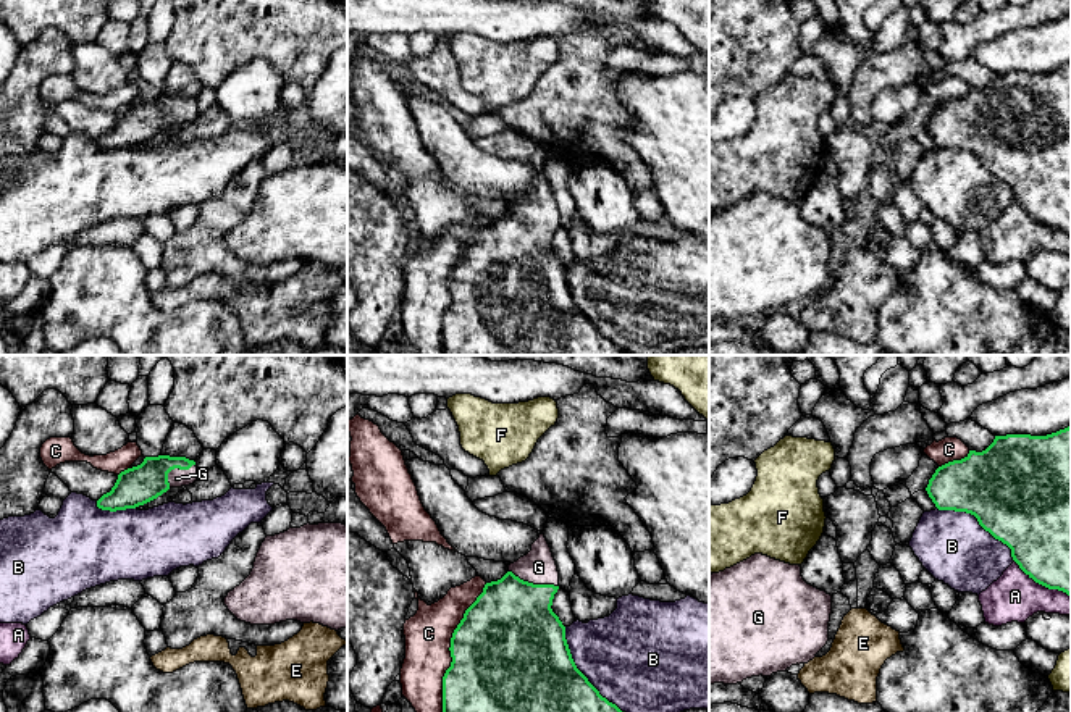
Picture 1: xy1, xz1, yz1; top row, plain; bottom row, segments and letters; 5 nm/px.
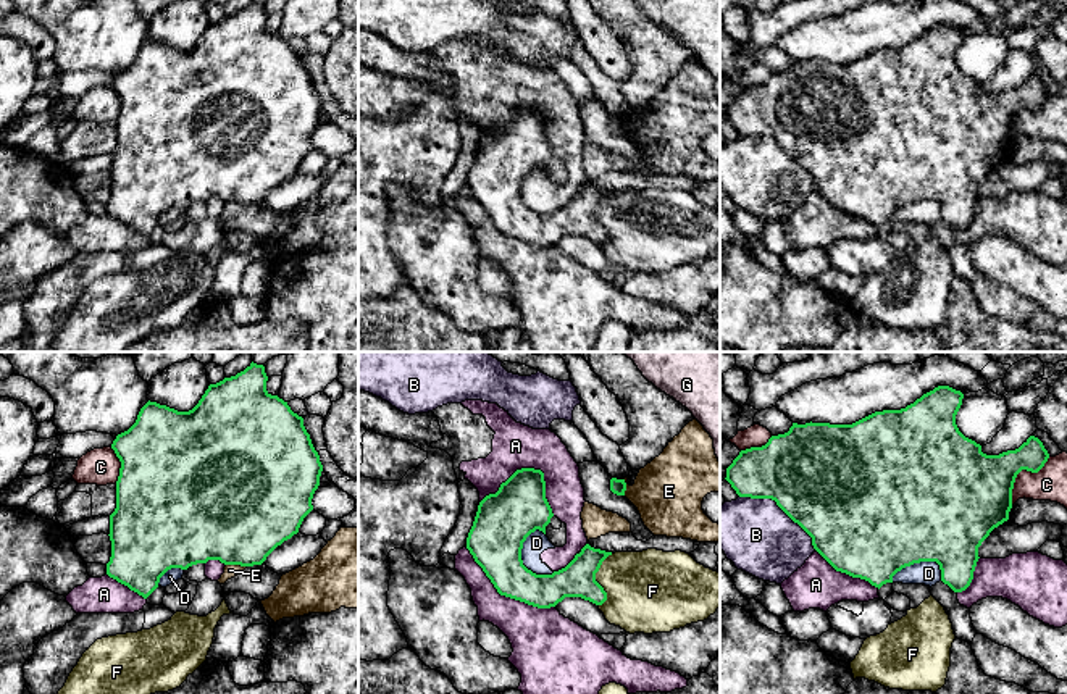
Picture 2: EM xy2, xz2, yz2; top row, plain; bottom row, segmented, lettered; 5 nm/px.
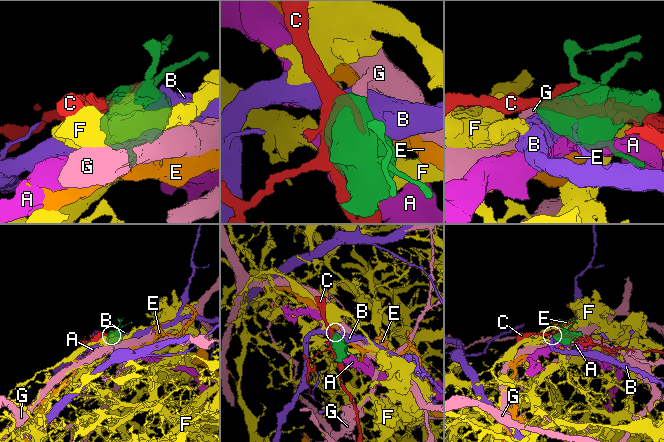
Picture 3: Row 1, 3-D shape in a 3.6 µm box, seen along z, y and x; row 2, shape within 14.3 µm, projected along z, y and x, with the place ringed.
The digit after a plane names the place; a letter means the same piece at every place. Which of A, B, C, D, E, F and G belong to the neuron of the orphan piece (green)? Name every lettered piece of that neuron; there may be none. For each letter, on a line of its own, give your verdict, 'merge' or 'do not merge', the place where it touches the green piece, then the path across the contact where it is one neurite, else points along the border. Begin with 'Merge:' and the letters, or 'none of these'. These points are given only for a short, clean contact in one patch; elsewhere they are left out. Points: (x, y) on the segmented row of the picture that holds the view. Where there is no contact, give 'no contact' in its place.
Merge: G
A: do not merge; contact xz2 (531, 468)
B: do not merge; contact xz1 (580, 672)
C: do not merge; contact xz1 (449, 648)
D: do not merge; contact xz2 (522, 562); border xz2 (536, 528), (523, 543), (522, 562), (536, 573), (554, 572)
E: do not merge; contact xy2 (236, 564); border xy2 (226, 564), (246, 567)
F: do not merge; contact xz2 (594, 580)
G: merge; contact xz1 (532, 583); way xz1 (511, 628), (532, 583), (538, 567)

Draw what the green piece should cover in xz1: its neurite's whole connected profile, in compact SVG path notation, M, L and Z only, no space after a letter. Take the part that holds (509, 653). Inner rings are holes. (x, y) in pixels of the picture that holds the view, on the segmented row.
M544 534L527 555L507 567L501 580L485 584L452 633L452 662L443 676L443 712L622 712L599 694L572 659L565 626L551 609L559 572Z

